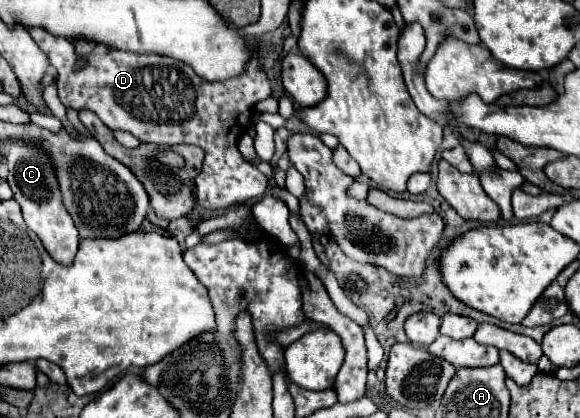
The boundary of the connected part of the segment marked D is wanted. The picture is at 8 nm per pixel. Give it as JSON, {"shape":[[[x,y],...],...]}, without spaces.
{"shape":[[[30,31],[30,35],[56,67],[58,95],[66,107],[94,111],[108,129],[128,131],[144,143],[192,143],[204,149],[203,166],[196,177],[196,199],[200,207],[226,209],[264,195],[268,179],[246,163],[236,147],[238,133],[246,129],[254,103],[270,97],[270,81],[260,69],[260,63],[254,63],[254,67],[238,79],[206,83],[194,75],[192,67],[186,67],[186,63],[178,63],[176,59],[94,49],[84,57],[86,65],[76,69],[78,53],[68,39],[46,35],[44,31]]]}

